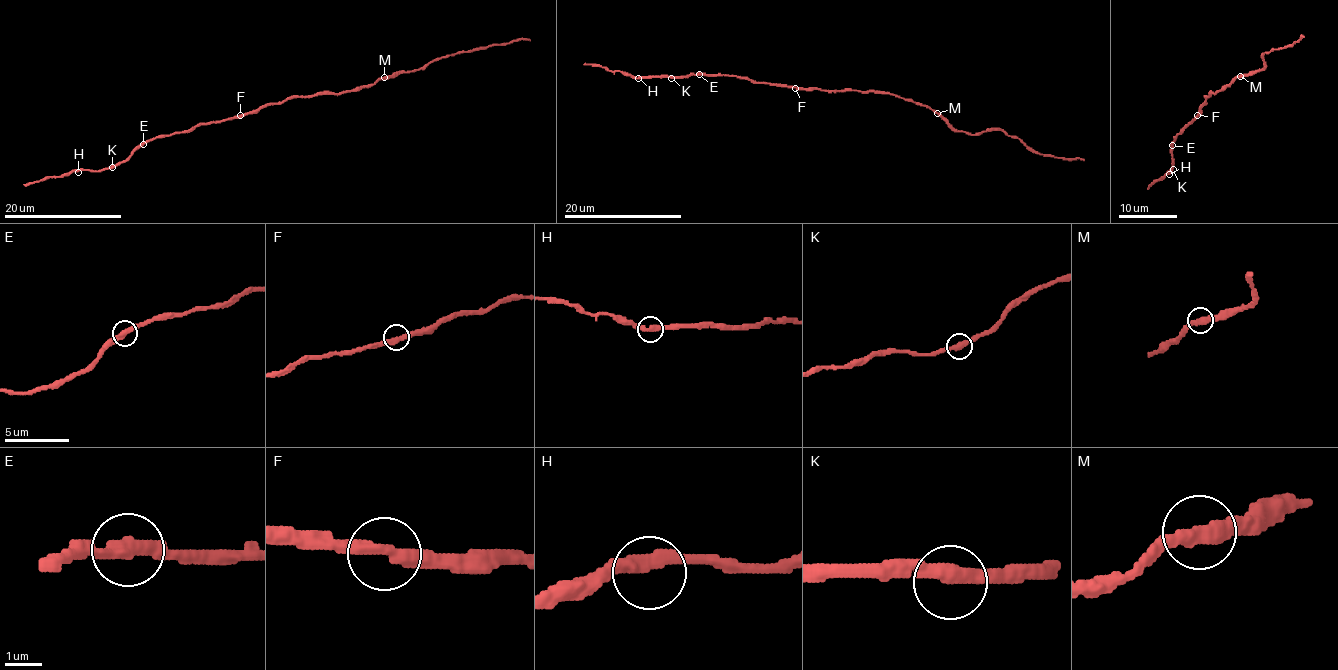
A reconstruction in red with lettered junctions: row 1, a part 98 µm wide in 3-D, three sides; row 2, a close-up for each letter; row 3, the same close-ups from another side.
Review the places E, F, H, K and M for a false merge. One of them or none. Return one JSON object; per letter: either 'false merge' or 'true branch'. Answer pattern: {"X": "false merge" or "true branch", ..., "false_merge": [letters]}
{"E": "true branch", "F": "true branch", "H": "true branch", "K": "true branch", "M": "true branch", "false_merge": []}

